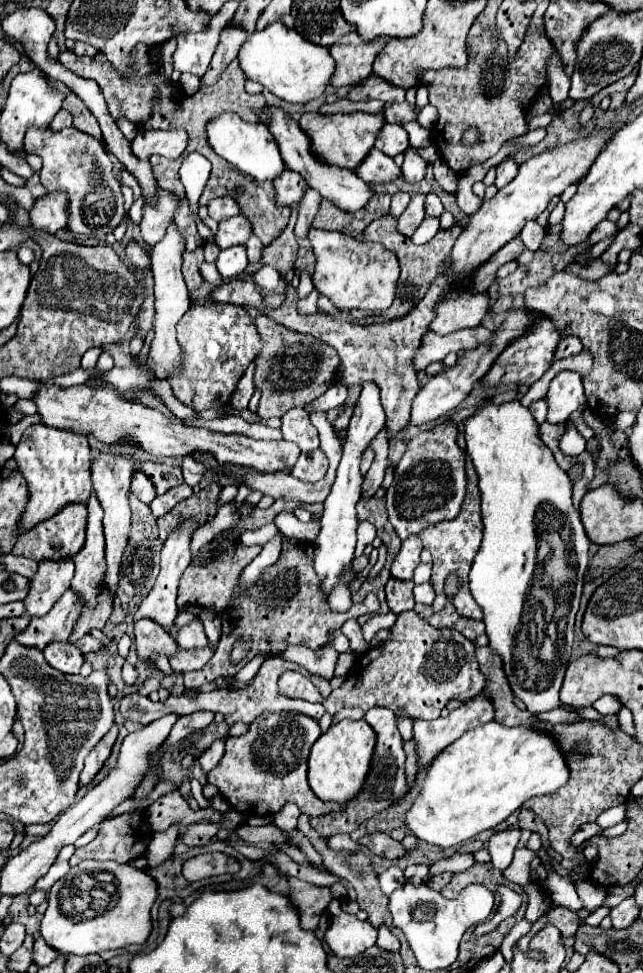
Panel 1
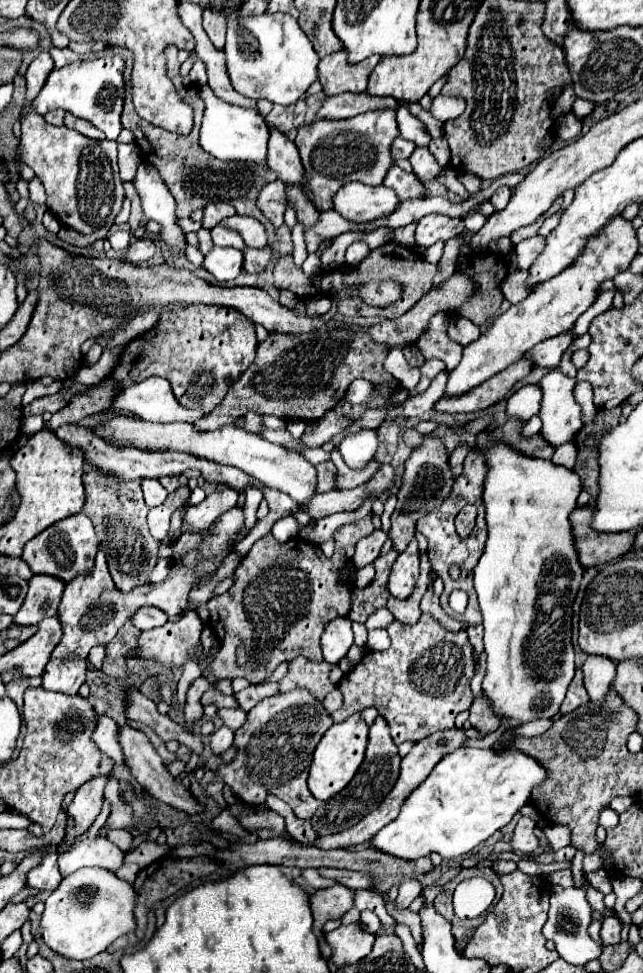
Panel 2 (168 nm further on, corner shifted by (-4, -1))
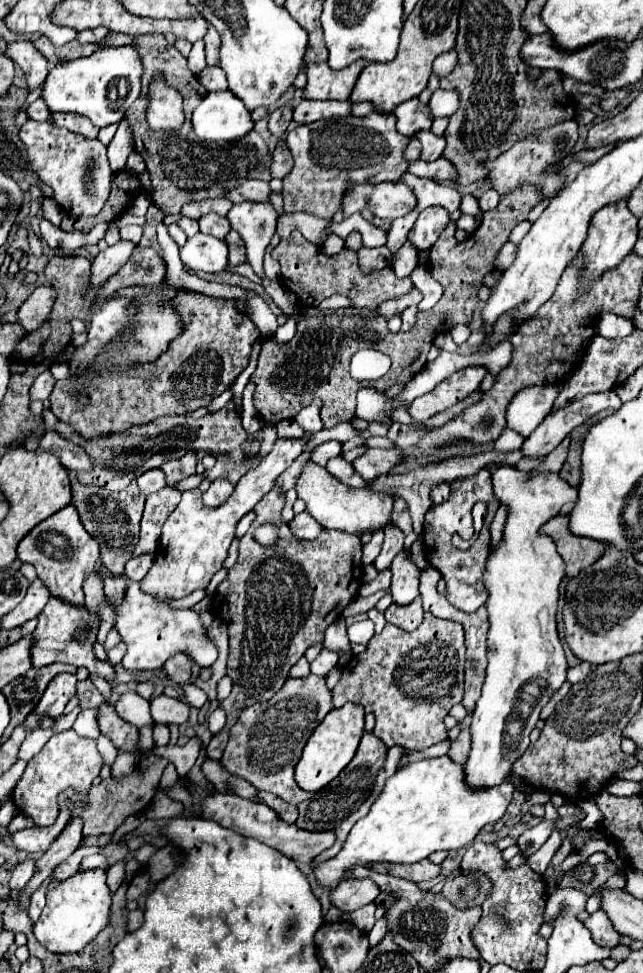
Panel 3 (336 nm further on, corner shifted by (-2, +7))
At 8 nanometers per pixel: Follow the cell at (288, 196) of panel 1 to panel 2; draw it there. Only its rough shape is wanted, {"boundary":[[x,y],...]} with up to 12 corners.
{"boundary":[[279,179],[265,185],[257,205],[275,225],[283,225],[289,205],[287,185]]}

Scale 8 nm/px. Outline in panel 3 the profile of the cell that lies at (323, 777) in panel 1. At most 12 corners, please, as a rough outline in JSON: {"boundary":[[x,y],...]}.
{"boundary":[[345,703],[317,725],[295,767],[319,791],[347,767],[365,711]]}

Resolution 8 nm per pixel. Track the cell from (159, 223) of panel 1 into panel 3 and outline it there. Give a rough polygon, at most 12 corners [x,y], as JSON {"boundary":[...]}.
{"boundary":[[119,241],[91,265],[89,289],[99,289],[131,257],[135,243]]}

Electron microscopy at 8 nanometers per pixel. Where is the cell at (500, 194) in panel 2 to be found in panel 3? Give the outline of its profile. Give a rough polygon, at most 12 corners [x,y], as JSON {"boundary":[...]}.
{"boundary":[[493,189],[479,197],[481,211],[495,209],[499,195]]}

